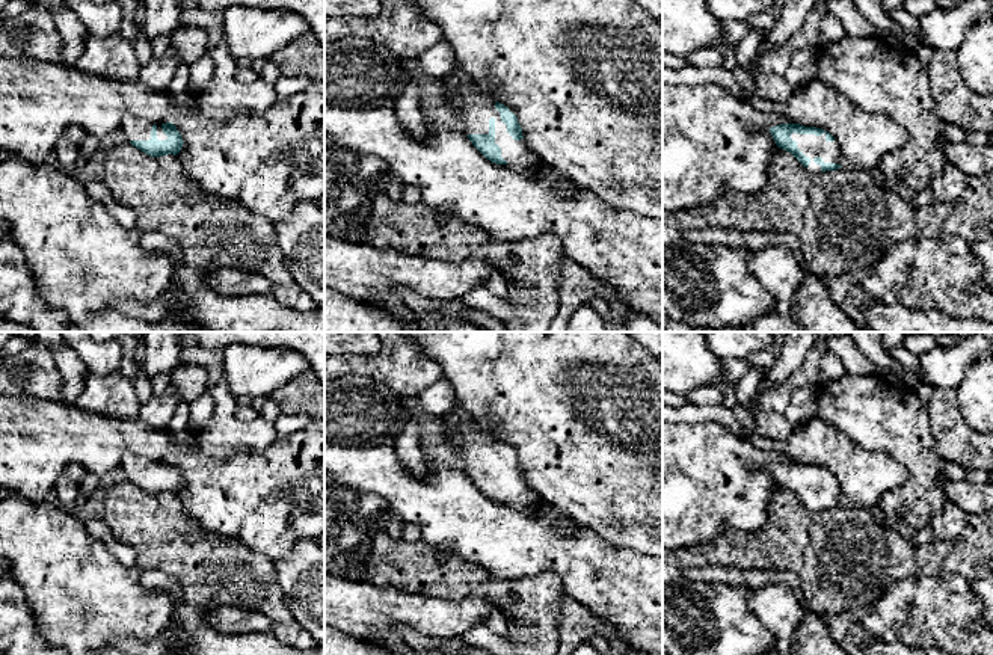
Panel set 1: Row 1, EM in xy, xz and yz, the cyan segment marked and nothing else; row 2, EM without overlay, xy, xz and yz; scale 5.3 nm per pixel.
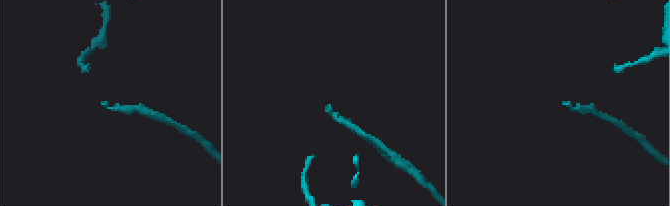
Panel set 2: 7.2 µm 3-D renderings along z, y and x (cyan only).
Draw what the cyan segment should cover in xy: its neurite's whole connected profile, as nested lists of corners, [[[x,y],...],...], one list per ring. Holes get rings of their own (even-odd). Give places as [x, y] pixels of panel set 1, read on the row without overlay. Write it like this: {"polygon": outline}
{"polygon": [[[133,453],[122,456],[121,469],[133,484],[151,495],[177,494],[184,481],[172,460],[152,462]]]}

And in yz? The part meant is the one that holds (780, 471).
{"polygon": [[[789,460],[771,465],[770,471],[779,486],[791,490],[809,509],[825,510],[845,504],[838,480],[822,466]]]}

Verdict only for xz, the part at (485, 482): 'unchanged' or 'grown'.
grown

